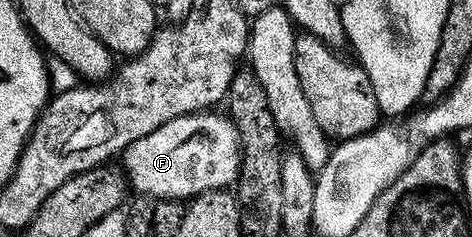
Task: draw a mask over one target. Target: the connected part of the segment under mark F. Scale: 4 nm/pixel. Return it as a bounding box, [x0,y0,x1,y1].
[121,111,243,199]

